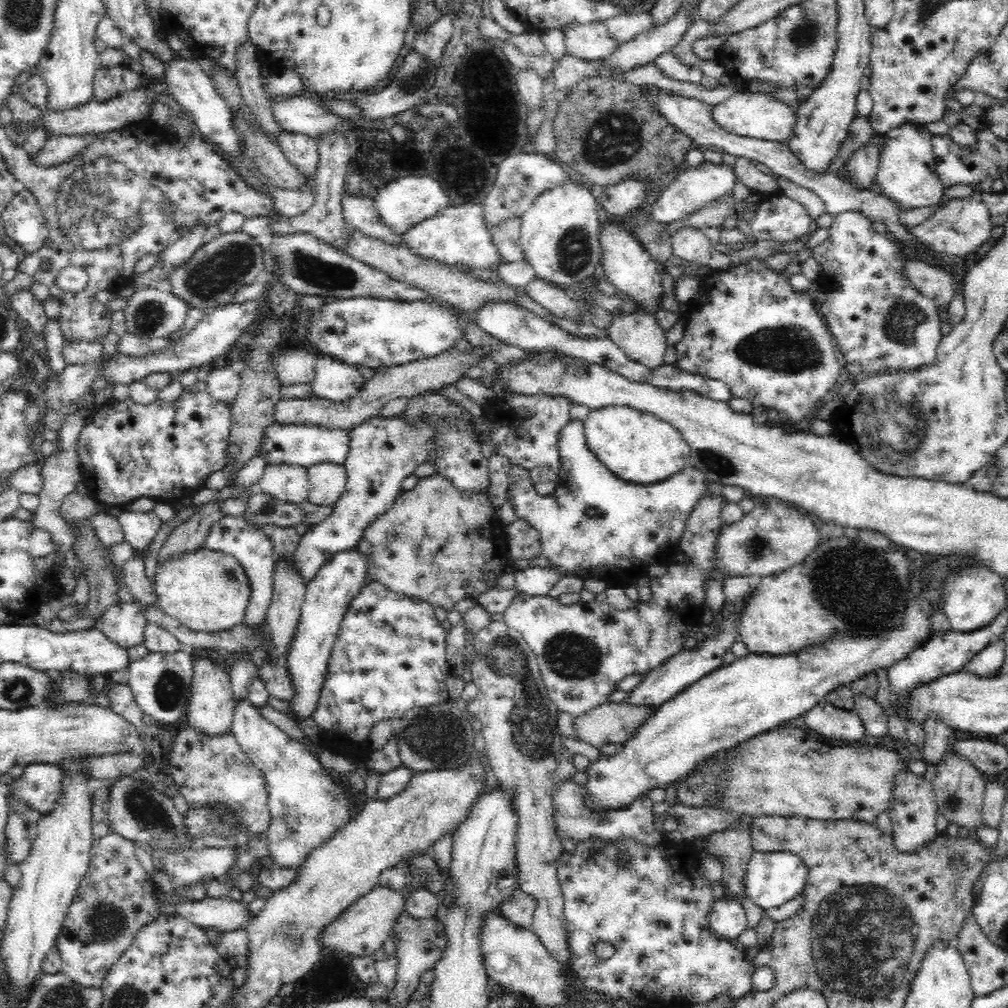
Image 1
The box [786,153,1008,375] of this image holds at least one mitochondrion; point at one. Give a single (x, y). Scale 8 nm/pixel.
(904, 319)

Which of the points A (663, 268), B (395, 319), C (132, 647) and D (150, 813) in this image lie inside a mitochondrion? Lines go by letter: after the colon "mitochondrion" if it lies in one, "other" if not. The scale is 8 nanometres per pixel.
A: other
B: other
C: other
D: mitochondrion

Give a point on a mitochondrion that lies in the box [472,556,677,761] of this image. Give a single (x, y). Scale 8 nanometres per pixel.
(573, 657)

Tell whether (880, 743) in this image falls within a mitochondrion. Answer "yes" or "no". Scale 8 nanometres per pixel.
no

